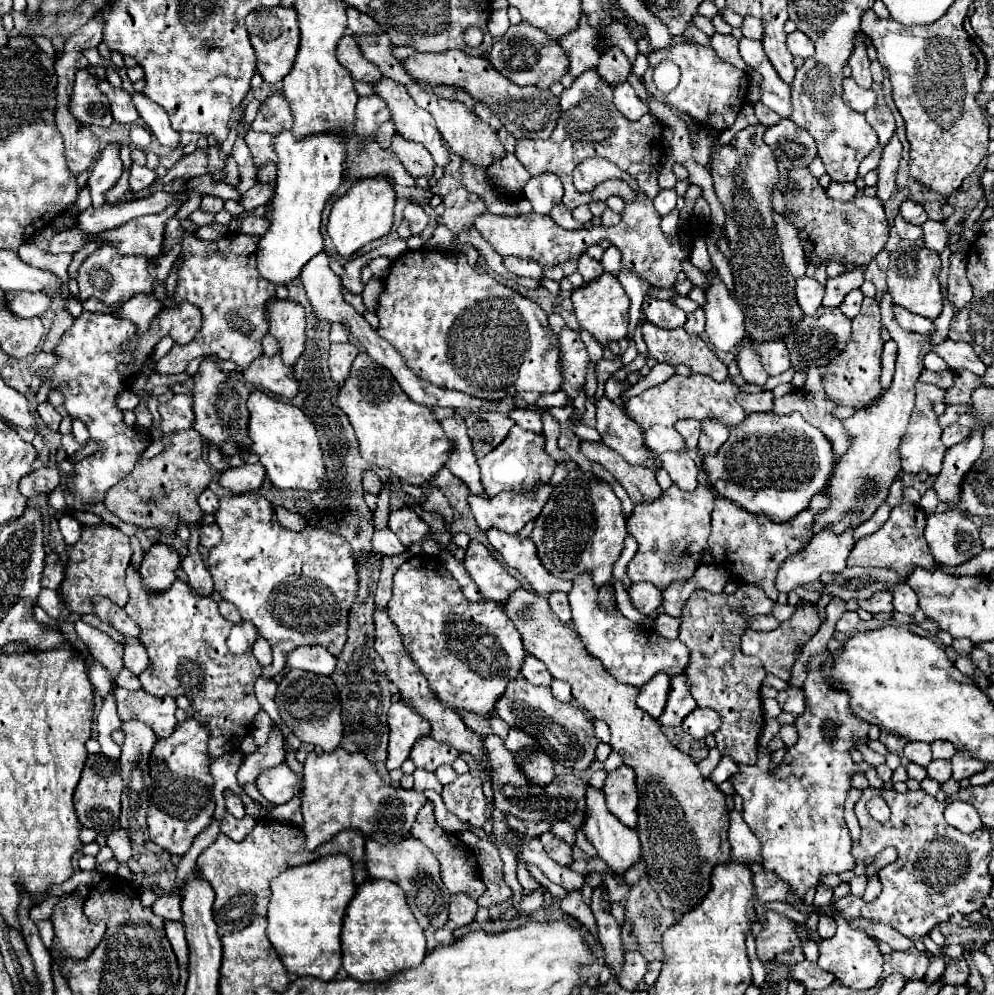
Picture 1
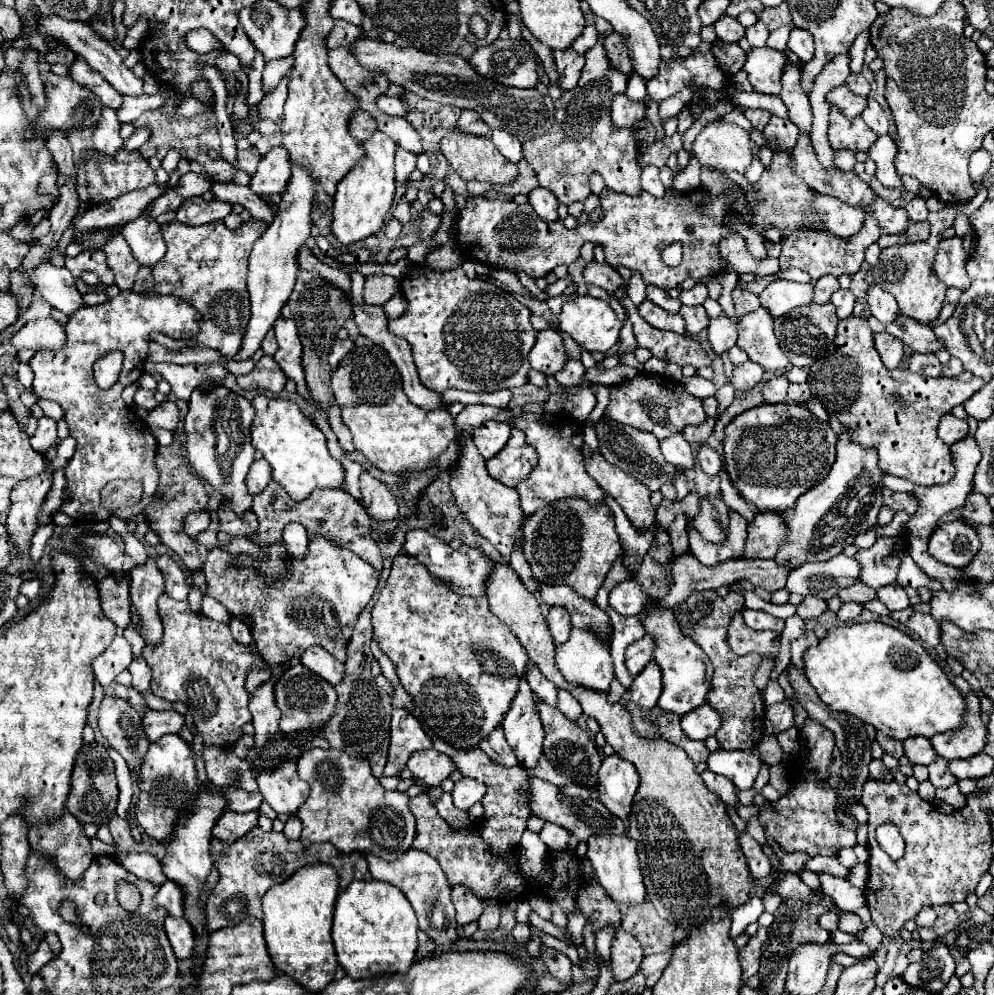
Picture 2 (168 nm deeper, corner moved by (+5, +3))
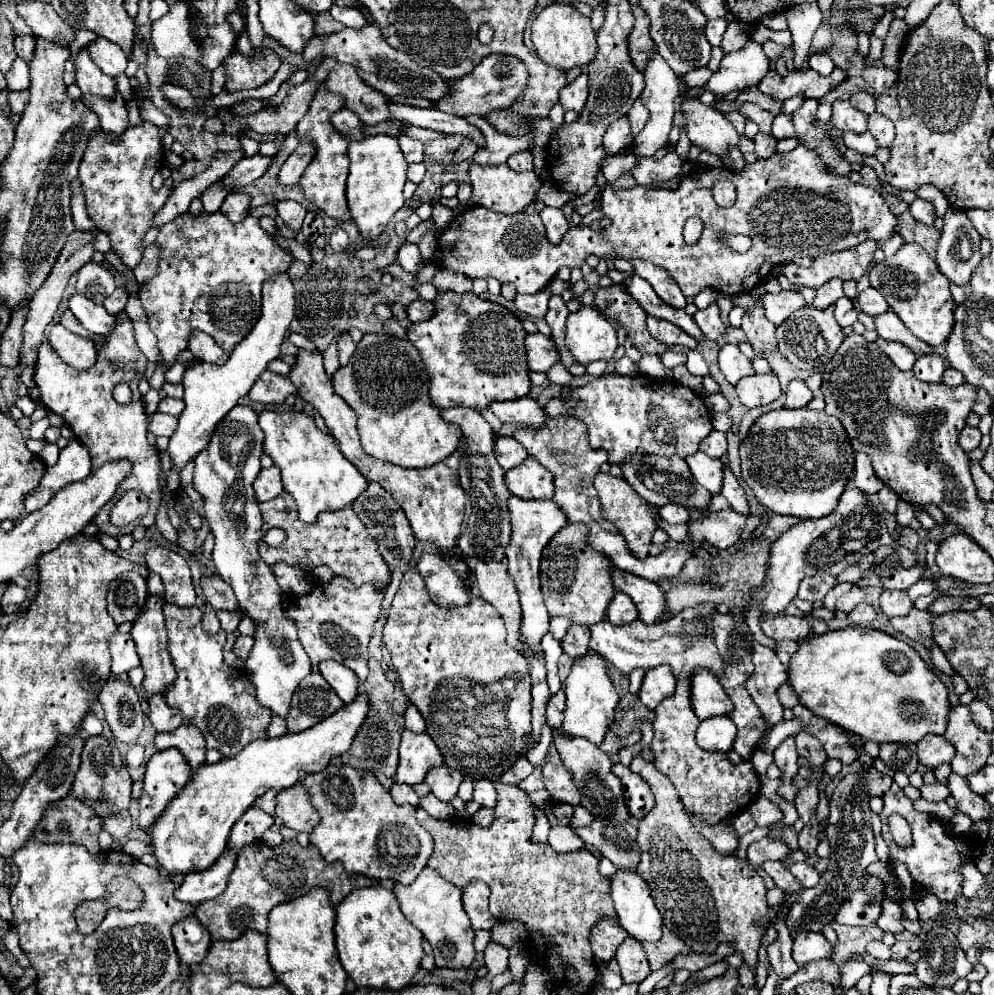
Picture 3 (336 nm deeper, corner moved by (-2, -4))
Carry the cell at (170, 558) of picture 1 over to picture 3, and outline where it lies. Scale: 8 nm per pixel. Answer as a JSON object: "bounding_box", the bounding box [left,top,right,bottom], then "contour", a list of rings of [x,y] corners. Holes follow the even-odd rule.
{"bounding_box":[131,596,177,702],"contour":[[[148,596],[146,603],[139,611],[135,624],[133,624],[133,630],[131,630],[133,642],[137,644],[137,654],[141,658],[141,668],[145,670],[145,680],[141,682],[145,702],[155,694],[165,694],[177,676],[177,672],[171,664],[171,658],[167,656],[167,628],[165,628],[163,610],[161,610],[163,604],[165,604],[163,598]]]}

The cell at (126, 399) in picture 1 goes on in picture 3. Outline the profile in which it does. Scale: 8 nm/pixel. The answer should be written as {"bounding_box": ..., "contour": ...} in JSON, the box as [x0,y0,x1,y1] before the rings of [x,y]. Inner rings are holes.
{"bounding_box":[159,398,185,418],"contour":[[[163,398],[161,404],[159,404],[159,412],[171,414],[171,416],[175,416],[175,418],[181,416],[183,408],[185,408],[185,402],[183,402],[183,400],[175,400],[175,398]]]}

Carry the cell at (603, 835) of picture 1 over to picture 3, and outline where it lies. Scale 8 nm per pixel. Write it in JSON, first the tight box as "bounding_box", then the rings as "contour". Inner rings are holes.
{"bounding_box":[611,872,663,942],"contour":[[[615,872],[611,898],[619,926],[639,942],[657,942],[663,936],[663,918],[649,896],[647,882],[637,872]]]}

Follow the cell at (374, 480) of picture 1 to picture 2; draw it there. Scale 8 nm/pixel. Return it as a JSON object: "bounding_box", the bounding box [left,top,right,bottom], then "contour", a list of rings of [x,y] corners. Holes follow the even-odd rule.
{"bounding_box":[360,471,398,519],"contour":[[[368,471],[360,475],[360,491],[362,491],[362,505],[366,507],[368,515],[376,519],[394,519],[398,517],[398,503],[388,487],[374,479]]]}

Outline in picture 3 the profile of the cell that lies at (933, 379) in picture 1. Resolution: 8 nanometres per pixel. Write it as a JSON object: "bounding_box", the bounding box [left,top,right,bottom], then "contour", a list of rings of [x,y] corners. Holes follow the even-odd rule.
{"bounding_box":[913,354,945,382],"contour":[[[939,354],[919,356],[913,366],[913,374],[923,382],[941,382],[943,370],[945,370],[943,358]]]}

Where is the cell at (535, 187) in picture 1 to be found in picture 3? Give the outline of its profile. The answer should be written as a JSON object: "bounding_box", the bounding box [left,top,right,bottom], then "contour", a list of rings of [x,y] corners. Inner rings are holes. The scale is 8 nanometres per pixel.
{"bounding_box":[539,208,569,244],"contour":[[[543,208],[539,212],[541,220],[543,220],[543,226],[545,226],[545,232],[547,232],[547,240],[551,244],[559,244],[563,240],[563,234],[569,230],[569,222],[565,220],[563,212],[559,208]]]}

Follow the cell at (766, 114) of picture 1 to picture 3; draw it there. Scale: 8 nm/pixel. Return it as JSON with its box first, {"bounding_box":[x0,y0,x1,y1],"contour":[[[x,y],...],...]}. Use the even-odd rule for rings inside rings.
{"bounding_box":[755,132,777,158],"contour":[[[759,132],[755,136],[755,154],[757,154],[757,158],[771,158],[773,154],[777,154],[775,146],[777,146],[777,140],[773,140],[771,136],[767,136],[763,132]]]}

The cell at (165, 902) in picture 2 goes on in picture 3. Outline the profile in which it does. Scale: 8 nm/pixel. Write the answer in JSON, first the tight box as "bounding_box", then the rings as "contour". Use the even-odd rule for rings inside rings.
{"bounding_box":[175,848,237,904],"contour":[[[229,848],[219,856],[219,860],[203,870],[203,872],[191,872],[185,876],[183,884],[175,890],[175,898],[189,904],[201,904],[205,900],[213,900],[219,894],[225,892],[231,872],[237,864],[237,852],[229,852]]]}

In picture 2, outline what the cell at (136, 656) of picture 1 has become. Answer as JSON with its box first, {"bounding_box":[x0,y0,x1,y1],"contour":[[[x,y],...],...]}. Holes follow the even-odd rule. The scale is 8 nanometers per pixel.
{"bounding_box":[128,657,150,691],"contour":[[[134,657],[128,671],[132,673],[132,685],[136,691],[148,691],[150,687],[150,669],[144,657]]]}

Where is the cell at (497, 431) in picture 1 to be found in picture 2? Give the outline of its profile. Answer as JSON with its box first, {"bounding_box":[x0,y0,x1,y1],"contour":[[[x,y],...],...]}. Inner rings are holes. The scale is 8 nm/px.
{"bounding_box":[472,421,510,459],"contour":[[[484,421],[480,427],[472,429],[474,445],[478,447],[484,459],[494,457],[506,445],[508,437],[510,437],[510,425],[502,421]]]}

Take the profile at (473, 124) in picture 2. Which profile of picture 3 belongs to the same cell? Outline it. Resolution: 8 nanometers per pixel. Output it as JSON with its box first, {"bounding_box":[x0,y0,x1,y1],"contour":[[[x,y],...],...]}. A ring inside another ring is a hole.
{"bounding_box":[451,140,475,164],"contour":[[[463,140],[461,142],[461,146],[455,150],[455,154],[453,154],[453,158],[451,158],[451,164],[459,164],[459,162],[463,162],[463,160],[469,160],[473,154],[475,154],[475,144],[471,144],[471,140]]]}

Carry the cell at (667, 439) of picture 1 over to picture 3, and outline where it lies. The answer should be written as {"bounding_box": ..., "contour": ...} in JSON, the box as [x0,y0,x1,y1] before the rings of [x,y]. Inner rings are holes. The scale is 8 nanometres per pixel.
{"bounding_box":[687,452,723,494],"contour":[[[697,452],[695,456],[687,458],[687,464],[695,476],[695,480],[705,486],[711,494],[719,494],[723,486],[723,462],[709,458],[703,452]]]}

